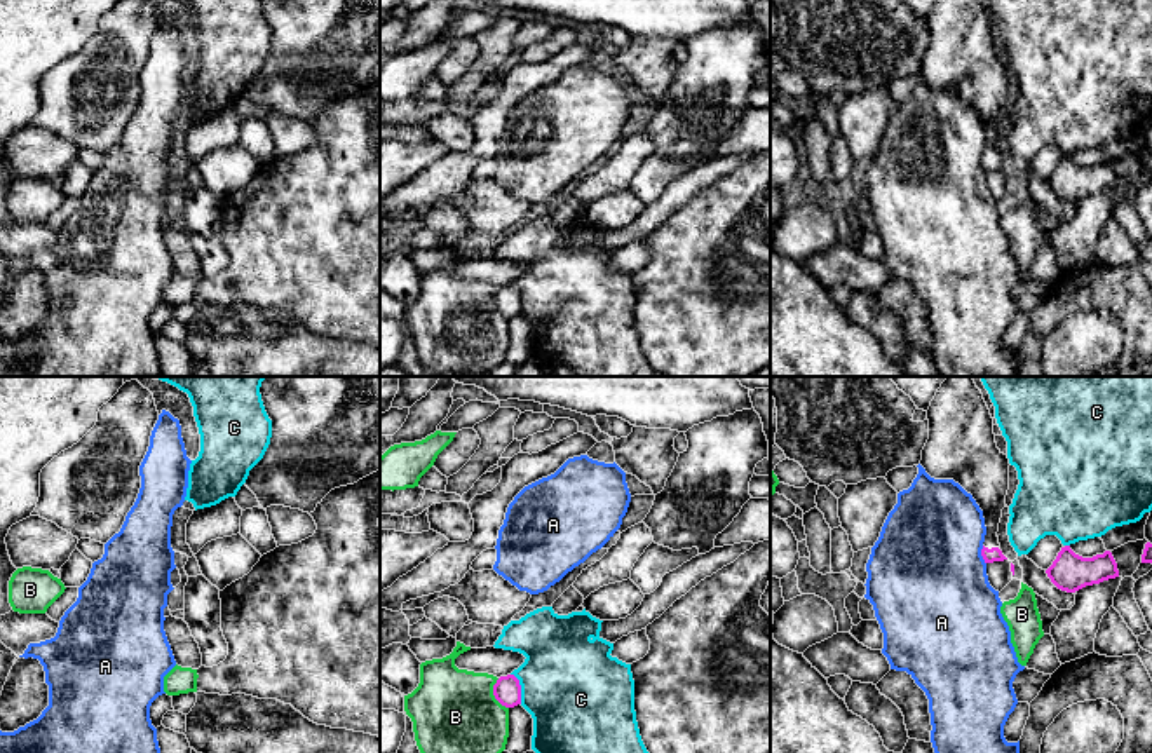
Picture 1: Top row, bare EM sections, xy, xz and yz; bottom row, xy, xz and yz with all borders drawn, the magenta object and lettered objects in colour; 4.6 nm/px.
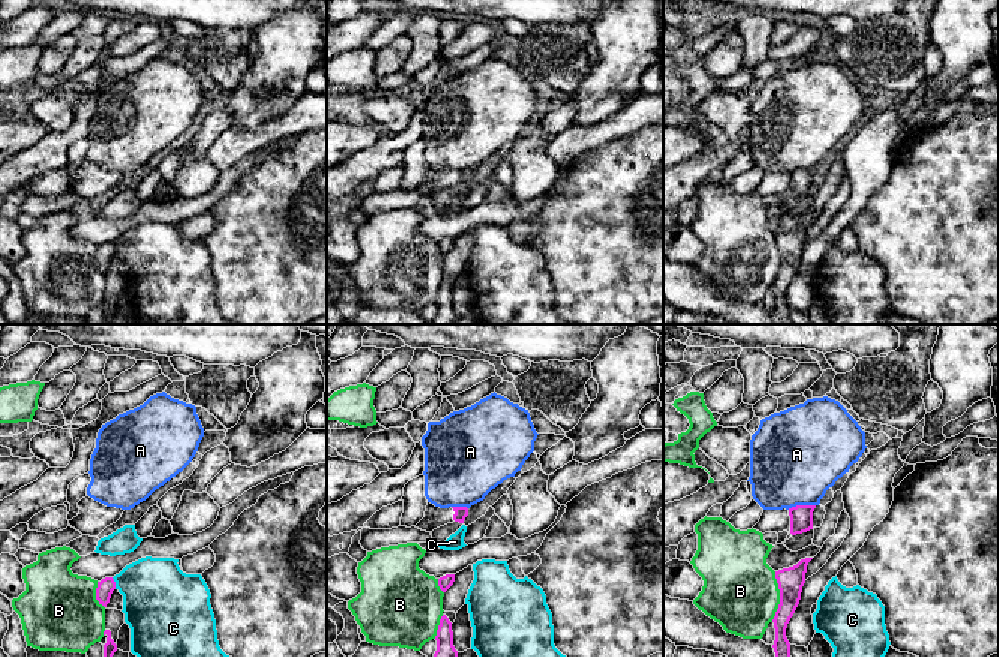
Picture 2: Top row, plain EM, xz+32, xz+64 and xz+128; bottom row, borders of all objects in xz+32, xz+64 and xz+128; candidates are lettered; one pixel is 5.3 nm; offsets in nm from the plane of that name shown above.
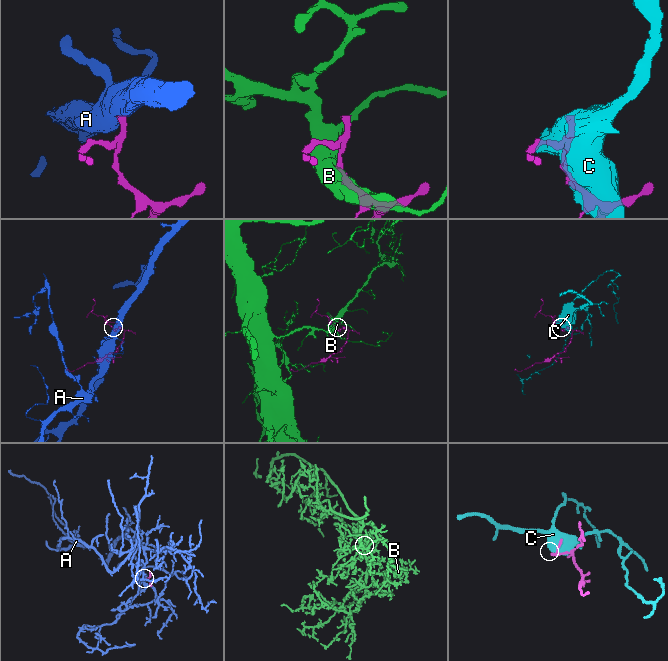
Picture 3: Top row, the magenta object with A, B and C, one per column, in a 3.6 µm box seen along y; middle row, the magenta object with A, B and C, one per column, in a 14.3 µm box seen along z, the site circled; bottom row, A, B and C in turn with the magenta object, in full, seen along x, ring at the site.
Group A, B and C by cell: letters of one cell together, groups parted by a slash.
A / B / C

